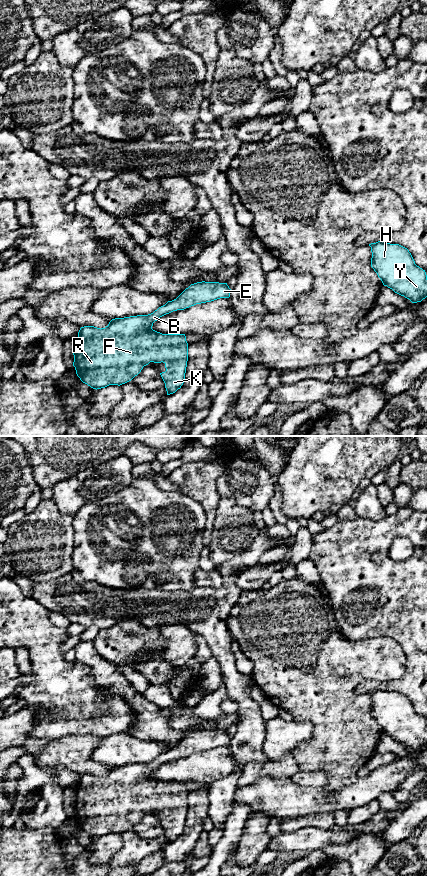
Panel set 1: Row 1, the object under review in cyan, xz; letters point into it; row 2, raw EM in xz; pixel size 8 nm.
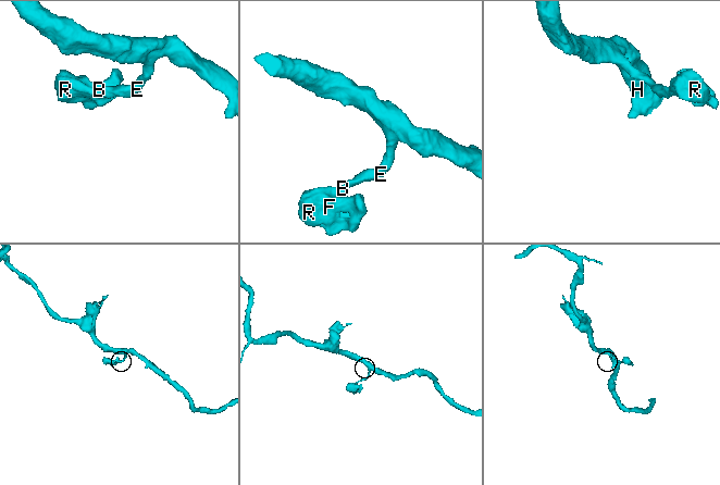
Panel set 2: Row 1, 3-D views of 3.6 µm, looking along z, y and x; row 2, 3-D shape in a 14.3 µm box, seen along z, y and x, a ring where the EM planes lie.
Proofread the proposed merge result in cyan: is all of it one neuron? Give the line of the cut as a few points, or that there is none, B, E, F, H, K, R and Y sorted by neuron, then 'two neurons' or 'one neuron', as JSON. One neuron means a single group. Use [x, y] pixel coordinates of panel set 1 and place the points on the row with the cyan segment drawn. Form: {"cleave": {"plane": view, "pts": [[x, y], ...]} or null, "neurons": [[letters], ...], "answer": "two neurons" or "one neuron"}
{"cleave": null, "neurons": [["B", "E", "F", "H", "K", "R", "Y"]], "answer": "one neuron"}

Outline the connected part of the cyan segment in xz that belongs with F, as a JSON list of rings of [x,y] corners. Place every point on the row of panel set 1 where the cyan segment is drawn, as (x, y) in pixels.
[[[197,282],[186,288],[176,299],[168,301],[153,313],[148,315],[137,315],[124,318],[112,319],[105,328],[94,326],[81,327],[78,332],[76,348],[73,352],[76,374],[80,380],[93,389],[105,388],[109,385],[122,385],[137,376],[144,366],[150,362],[165,364],[166,371],[160,373],[167,391],[167,395],[175,393],[184,383],[188,361],[188,343],[185,334],[162,334],[152,329],[153,323],[160,317],[173,311],[184,310],[196,304],[211,302],[220,298],[229,298],[231,289],[227,283],[219,282]]]

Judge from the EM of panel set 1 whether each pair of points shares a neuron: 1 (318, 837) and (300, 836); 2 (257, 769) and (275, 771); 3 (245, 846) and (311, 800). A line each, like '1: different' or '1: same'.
1: same
2: same
3: different

